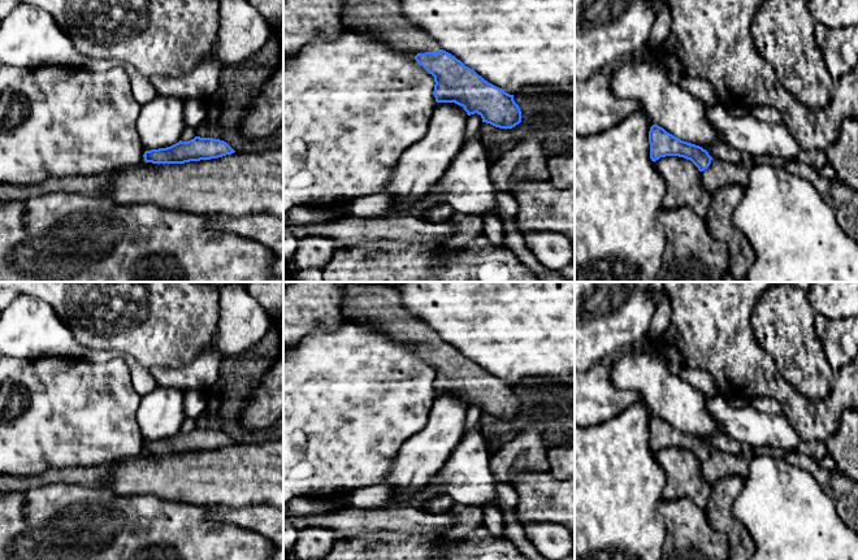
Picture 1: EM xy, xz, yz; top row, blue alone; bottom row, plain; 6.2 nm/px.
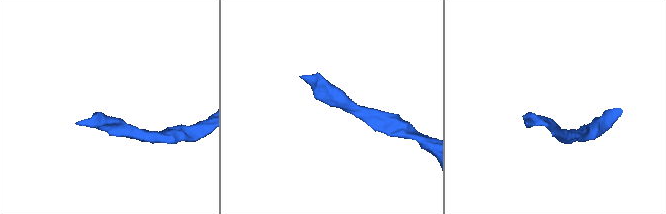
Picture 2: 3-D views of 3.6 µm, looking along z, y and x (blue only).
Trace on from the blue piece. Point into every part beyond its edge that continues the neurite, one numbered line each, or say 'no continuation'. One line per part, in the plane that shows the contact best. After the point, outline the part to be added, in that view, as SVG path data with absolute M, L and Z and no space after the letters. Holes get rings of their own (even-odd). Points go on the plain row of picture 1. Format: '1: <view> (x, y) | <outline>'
1: xz (380, 305) | M337 282L343 291L343 312L386 333L396 342L425 344L439 342L438 333L413 317L400 303L399 291L390 285Z

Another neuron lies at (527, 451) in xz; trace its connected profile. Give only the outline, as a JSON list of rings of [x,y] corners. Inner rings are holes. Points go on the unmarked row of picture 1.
[[[538,407],[528,426],[514,439],[506,442],[490,456],[489,468],[498,483],[512,485],[517,472],[547,472],[549,457],[545,443],[545,424],[551,418],[550,407]]]

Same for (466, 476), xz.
[[[480,424],[464,434],[445,465],[419,491],[410,495],[404,505],[416,507],[434,492],[451,496],[458,504],[500,509],[497,481],[489,468],[490,453]]]

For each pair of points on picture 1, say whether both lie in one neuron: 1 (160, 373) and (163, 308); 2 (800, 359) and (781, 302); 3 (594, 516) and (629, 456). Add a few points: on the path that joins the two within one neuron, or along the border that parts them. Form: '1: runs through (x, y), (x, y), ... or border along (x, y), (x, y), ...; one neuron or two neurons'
1: border along (190, 361), (181, 367), (154, 367), (151, 369); two neurons
2: runs through (793, 344), (784, 329), (783, 316); one neuron
3: runs through (594, 502), (594, 491), (615, 470); one neuron

